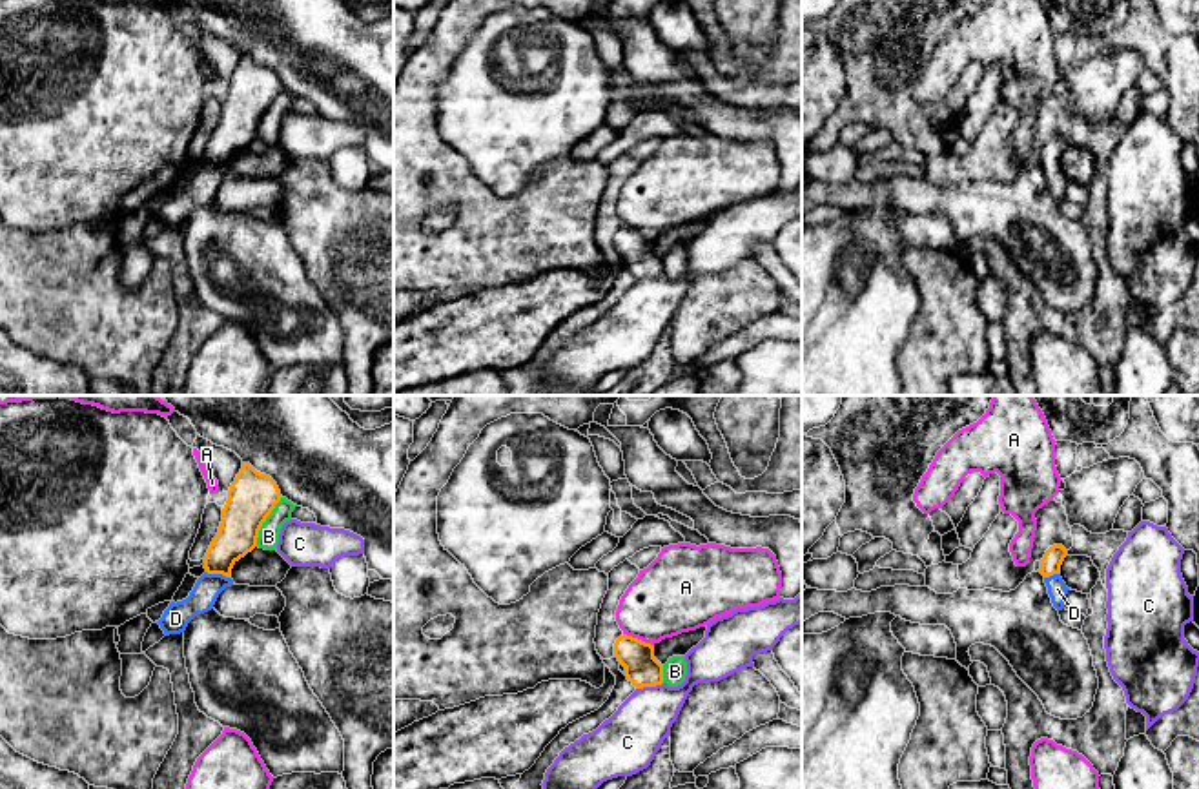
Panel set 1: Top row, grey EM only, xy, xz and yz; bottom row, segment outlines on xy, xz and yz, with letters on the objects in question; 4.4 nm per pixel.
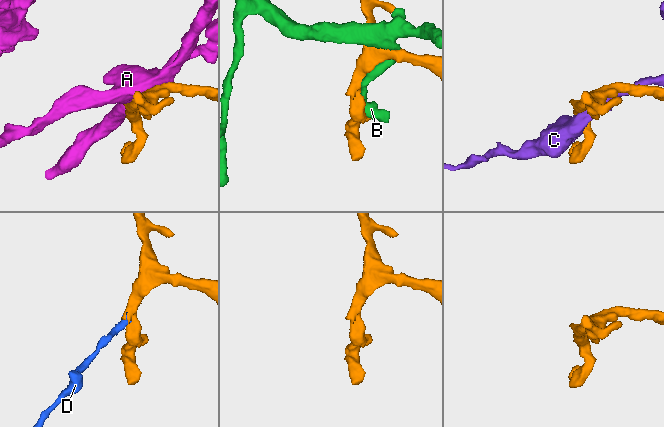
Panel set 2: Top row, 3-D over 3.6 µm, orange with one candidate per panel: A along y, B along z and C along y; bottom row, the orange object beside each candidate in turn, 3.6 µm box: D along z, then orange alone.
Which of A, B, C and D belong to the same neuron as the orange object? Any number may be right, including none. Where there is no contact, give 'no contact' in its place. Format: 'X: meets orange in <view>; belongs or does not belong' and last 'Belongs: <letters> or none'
A: meets orange in xz; does not belong
B: meets orange in xy; does not belong
C: meets orange in xz; does not belong
D: meets orange in xy; belongs
Belongs: D

